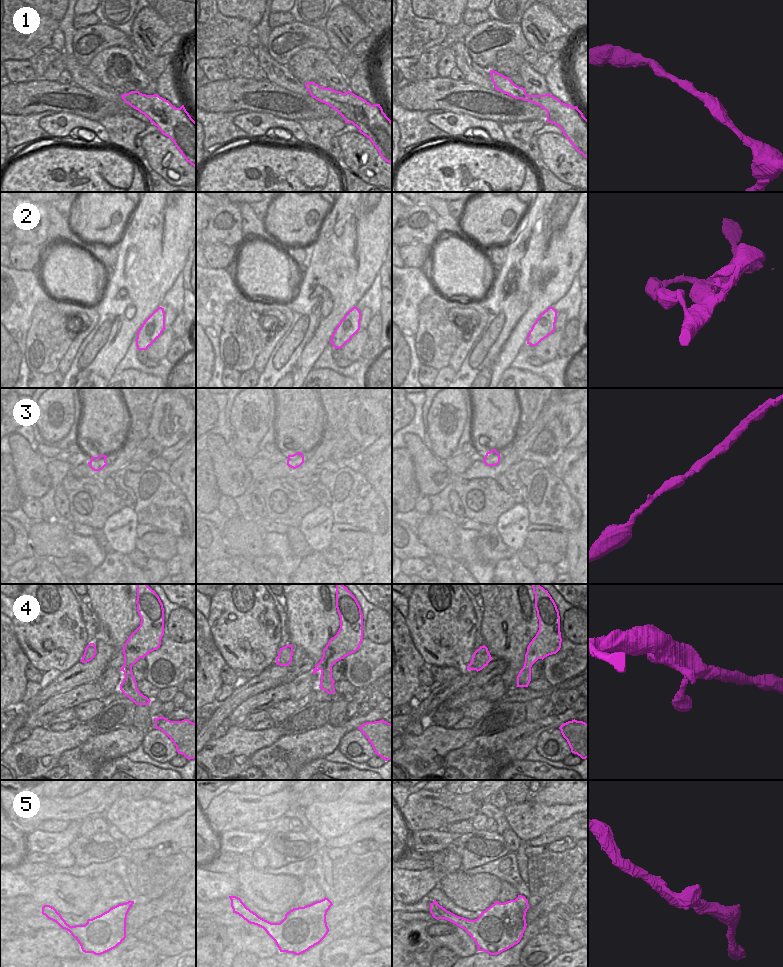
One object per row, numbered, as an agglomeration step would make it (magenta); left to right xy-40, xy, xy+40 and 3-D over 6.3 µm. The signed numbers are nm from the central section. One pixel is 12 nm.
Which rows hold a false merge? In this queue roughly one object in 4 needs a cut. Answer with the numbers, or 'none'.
none

